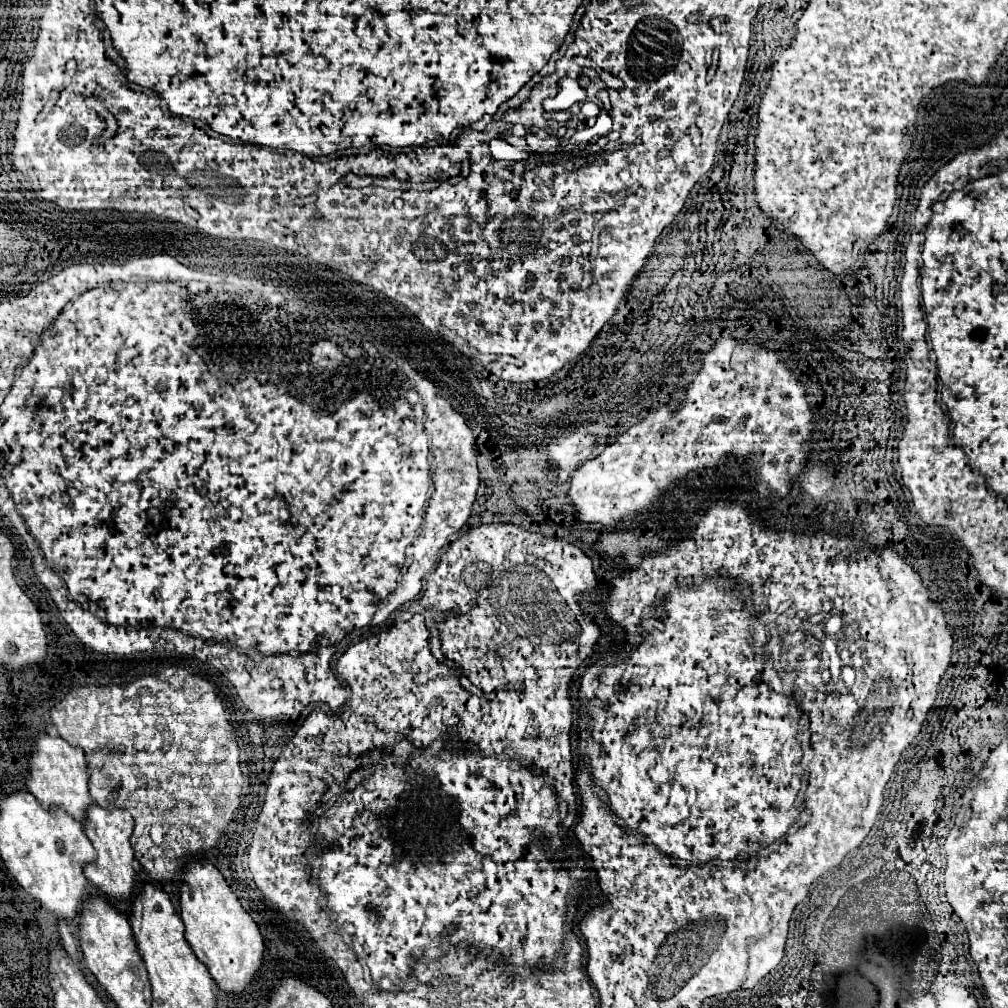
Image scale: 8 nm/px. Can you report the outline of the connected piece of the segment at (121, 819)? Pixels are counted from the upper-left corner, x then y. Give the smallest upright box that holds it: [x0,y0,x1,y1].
[84,805,136,901]

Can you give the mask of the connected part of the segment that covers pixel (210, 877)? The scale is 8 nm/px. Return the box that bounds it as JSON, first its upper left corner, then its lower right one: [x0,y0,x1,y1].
[180,863,264,995]

